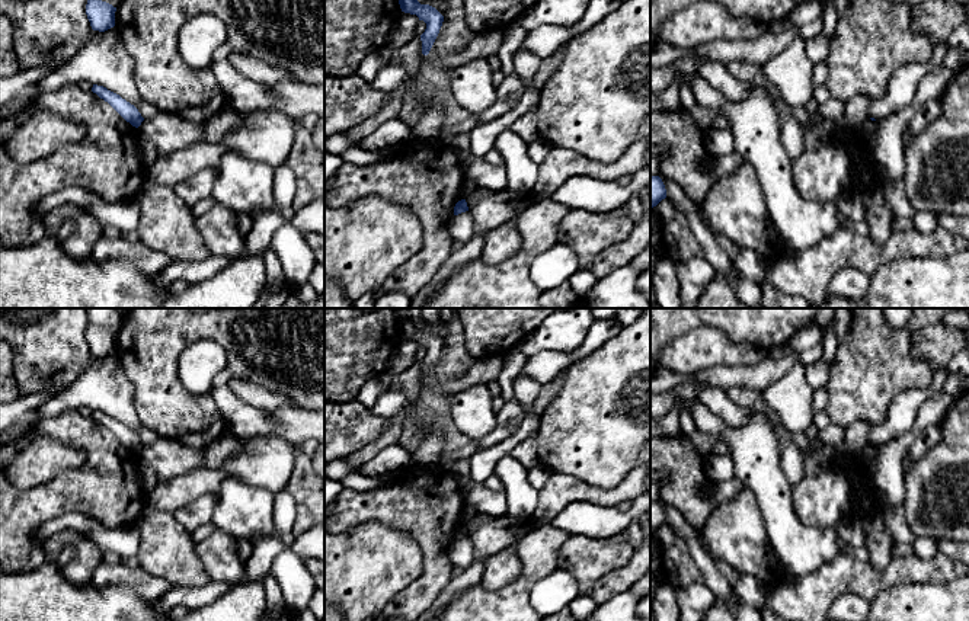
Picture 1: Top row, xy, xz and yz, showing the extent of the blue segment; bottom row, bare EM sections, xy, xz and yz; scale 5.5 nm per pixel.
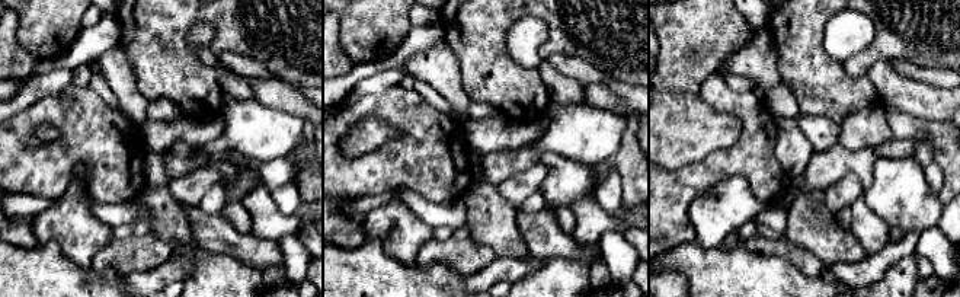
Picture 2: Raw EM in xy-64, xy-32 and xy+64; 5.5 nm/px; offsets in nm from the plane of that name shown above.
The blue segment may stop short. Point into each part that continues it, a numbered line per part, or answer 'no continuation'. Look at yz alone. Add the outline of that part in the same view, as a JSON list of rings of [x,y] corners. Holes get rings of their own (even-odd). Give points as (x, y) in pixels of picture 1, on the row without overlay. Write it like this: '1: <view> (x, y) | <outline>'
no continuation

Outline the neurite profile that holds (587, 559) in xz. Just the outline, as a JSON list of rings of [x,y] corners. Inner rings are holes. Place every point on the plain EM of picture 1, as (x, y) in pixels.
[[[626,532],[620,540],[569,535],[560,548],[557,567],[576,579],[581,595],[589,595],[599,577],[624,567],[634,551]]]

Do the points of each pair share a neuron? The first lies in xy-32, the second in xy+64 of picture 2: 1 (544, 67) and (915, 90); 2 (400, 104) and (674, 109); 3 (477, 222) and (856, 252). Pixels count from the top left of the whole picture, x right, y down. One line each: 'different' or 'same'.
1: same
2: different
3: same

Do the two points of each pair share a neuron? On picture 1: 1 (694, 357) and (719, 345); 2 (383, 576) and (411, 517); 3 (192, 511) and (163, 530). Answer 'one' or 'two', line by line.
1: one
2: two
3: two

